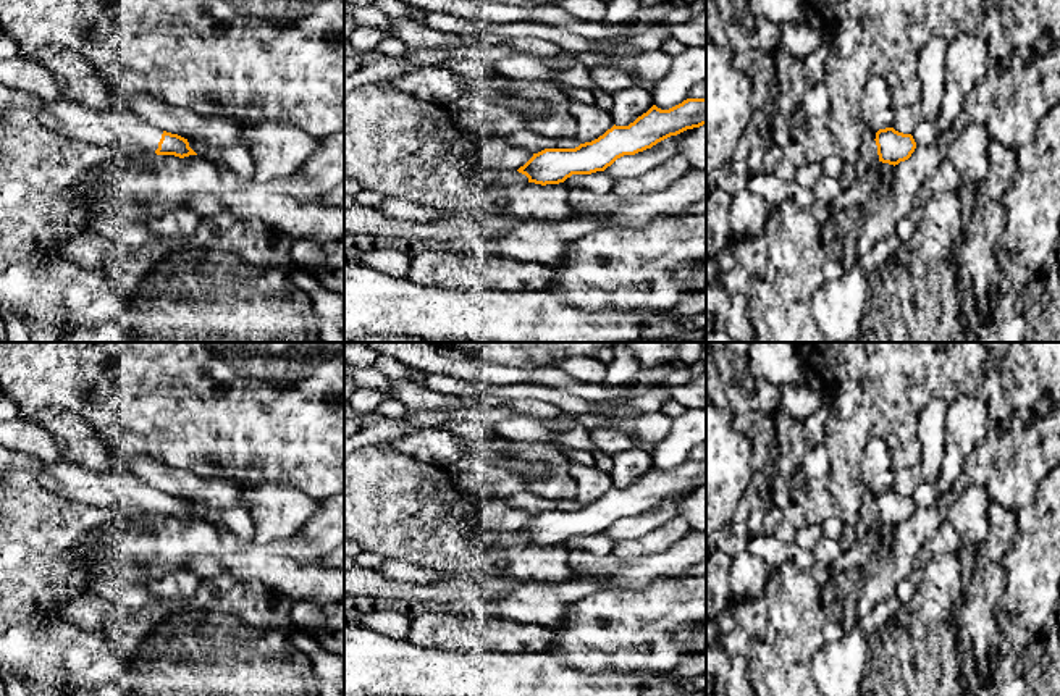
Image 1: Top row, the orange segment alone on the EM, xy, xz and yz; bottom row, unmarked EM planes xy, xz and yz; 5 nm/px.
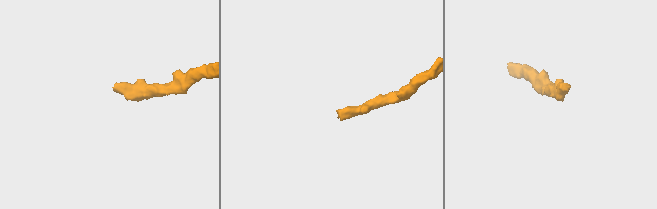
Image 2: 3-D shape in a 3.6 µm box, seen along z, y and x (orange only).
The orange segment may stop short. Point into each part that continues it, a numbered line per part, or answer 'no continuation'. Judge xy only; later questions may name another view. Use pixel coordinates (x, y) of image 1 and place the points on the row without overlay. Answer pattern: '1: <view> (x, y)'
1: xy (123, 490)

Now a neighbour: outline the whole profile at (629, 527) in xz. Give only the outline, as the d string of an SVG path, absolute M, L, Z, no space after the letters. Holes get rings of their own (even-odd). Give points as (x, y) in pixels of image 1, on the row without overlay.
M687 491L677 497L671 497L651 510L646 510L643 514L638 514L635 517L624 517L617 520L611 528L608 528L604 533L612 538L614 543L620 543L632 538L640 538L650 533L651 530L664 525L671 518L674 518L682 502L687 496L690 496L693 491Z

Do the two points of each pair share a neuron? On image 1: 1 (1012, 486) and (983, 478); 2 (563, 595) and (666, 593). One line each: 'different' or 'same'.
1: same
2: different

